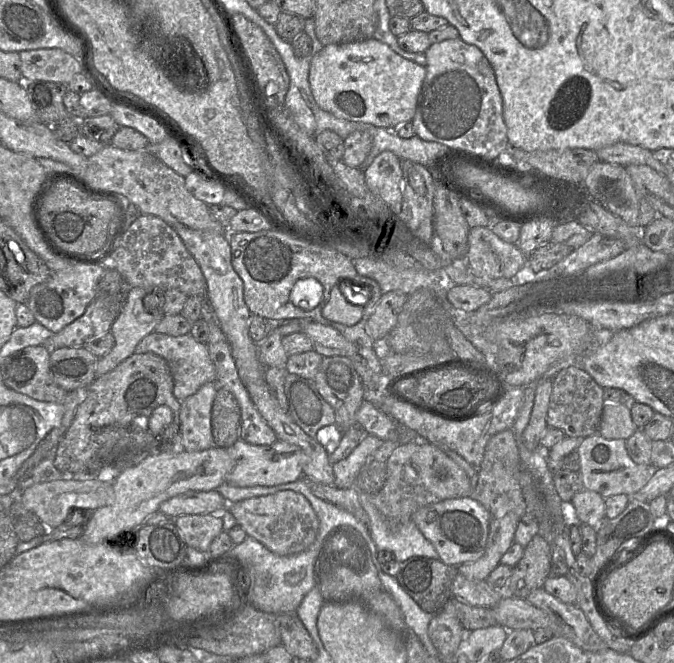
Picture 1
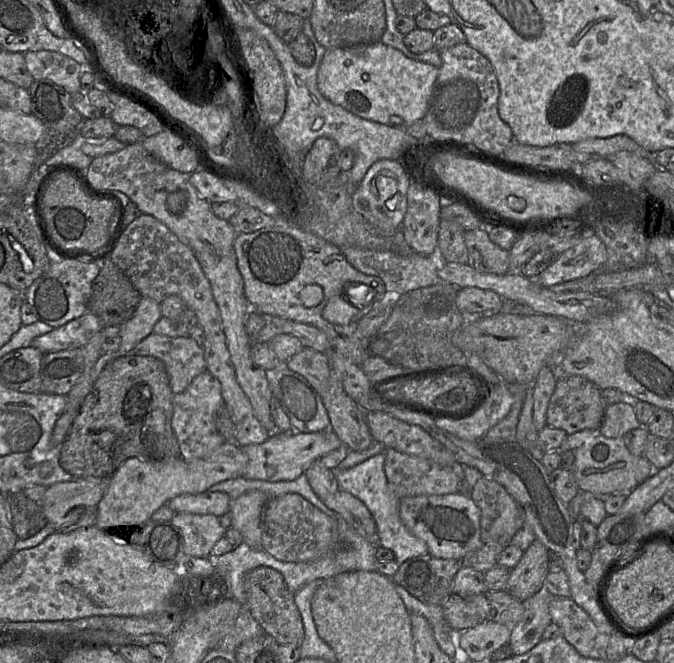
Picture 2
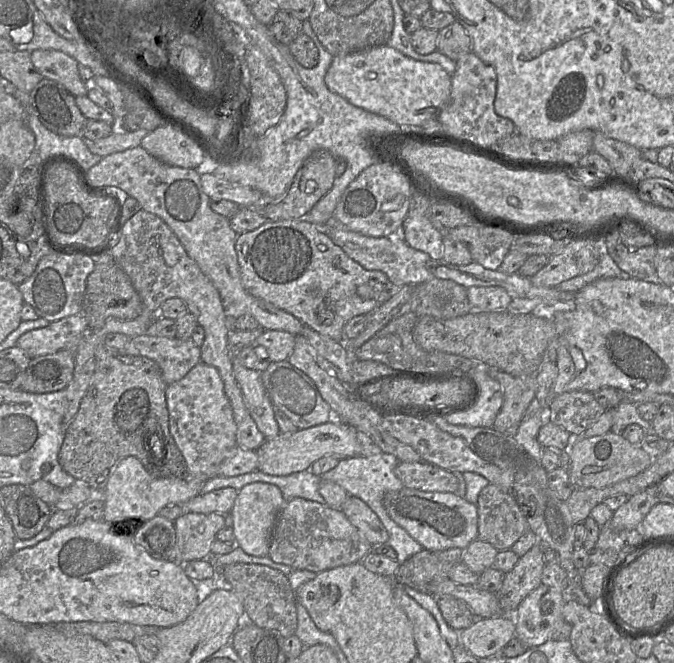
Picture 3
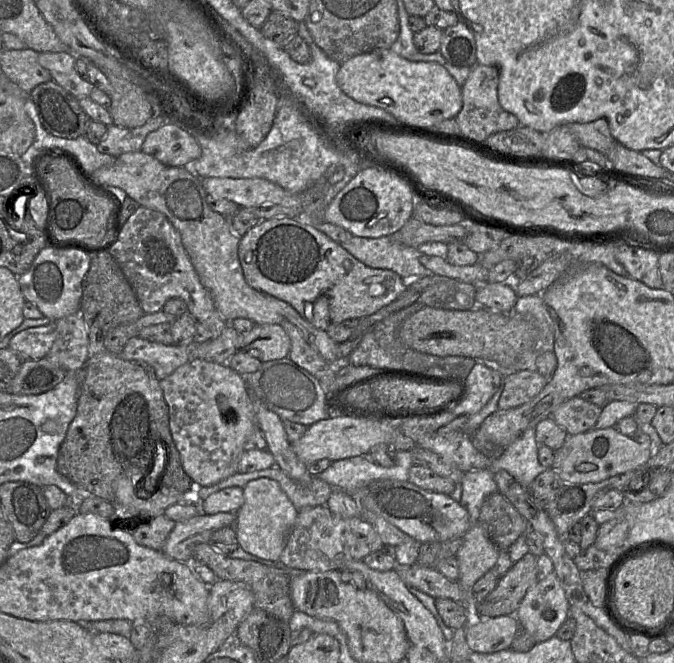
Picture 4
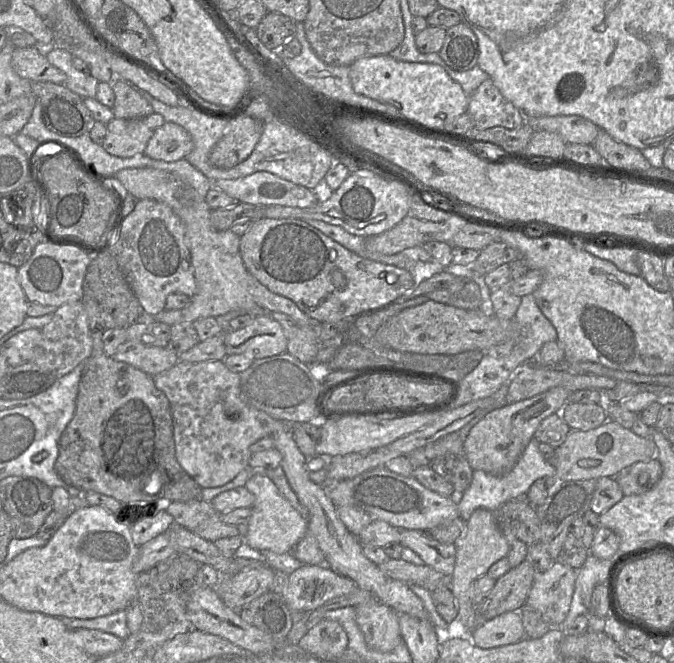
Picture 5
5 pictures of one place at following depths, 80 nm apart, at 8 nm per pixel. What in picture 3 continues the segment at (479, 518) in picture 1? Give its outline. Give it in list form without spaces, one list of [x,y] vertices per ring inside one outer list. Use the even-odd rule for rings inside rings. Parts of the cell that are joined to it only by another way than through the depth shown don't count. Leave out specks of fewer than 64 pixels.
[[[403,487],[387,492],[383,505],[388,515],[424,549],[465,549],[478,538],[478,507],[450,492],[426,492]]]

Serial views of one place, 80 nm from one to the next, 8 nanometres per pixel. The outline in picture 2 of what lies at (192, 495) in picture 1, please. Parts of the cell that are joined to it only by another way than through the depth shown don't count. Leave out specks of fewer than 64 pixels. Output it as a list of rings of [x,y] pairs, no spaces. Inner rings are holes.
[[[202,492],[182,494],[172,498],[166,504],[175,513],[215,515],[221,517],[229,511],[231,498],[224,492]]]

